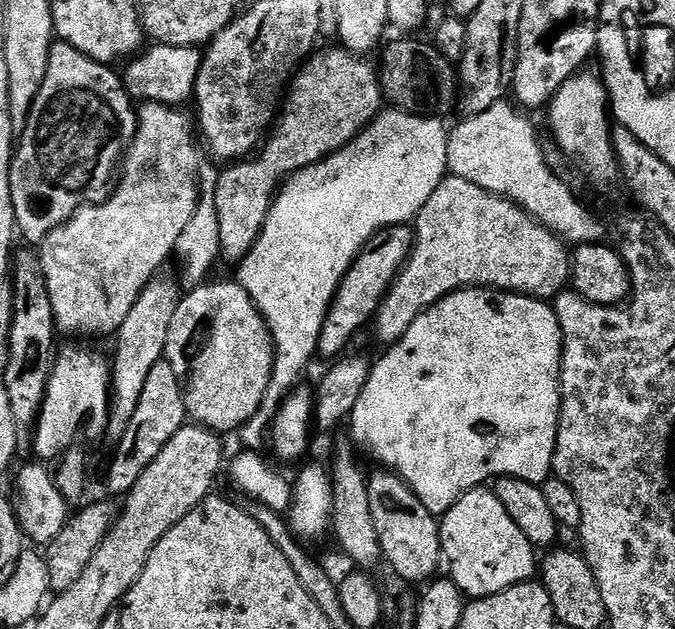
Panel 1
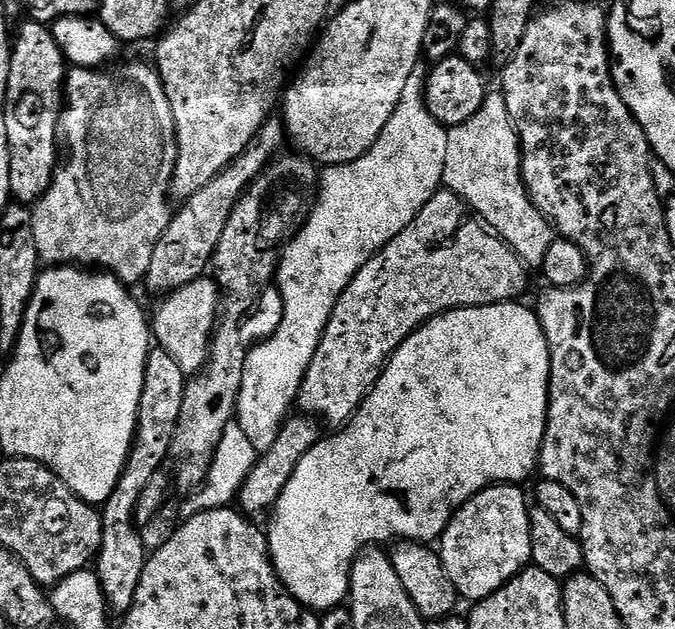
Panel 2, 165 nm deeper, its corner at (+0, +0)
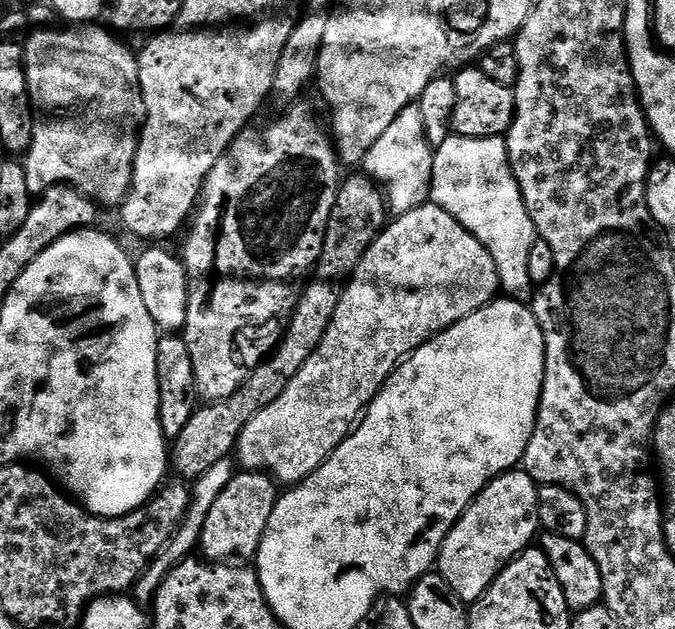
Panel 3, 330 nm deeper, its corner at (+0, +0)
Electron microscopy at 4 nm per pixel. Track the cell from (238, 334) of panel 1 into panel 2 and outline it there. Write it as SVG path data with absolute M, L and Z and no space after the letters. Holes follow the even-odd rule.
M201 278L167 293L164 305L156 312L156 320L151 321L155 343L178 366L182 366L185 377L191 378L207 365L212 346L212 338L218 327L218 309L222 304L222 293L212 278ZM217 320L217 321L216 321Z

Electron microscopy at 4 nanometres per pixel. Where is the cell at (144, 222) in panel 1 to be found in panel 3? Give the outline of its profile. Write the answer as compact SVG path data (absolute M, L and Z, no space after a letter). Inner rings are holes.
M52 26L41 27L25 39L24 81L28 83L28 100L32 103L33 125L32 141L22 163L26 170L26 182L30 186L33 197L38 198L46 190L59 184L66 184L69 188L75 188L83 196L87 196L89 200L96 201L97 205L104 207L105 204L106 207L116 210L132 190L134 158L138 150L139 134L144 118L144 103L140 97L140 83L138 82L140 62L137 53L123 39L117 38L111 31L105 30L103 32L102 29L96 27L100 26L72 26L67 29L69 32L55 32L56 28Z

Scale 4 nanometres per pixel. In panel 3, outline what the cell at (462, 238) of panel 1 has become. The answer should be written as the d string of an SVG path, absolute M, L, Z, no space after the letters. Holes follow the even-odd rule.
M431 202L418 206L401 216L396 216L366 250L366 254L360 259L356 271L351 273L348 282L348 288L346 284L340 293L338 310L330 322L330 330L326 330L326 338L322 338L322 342L310 358L310 362L306 362L306 366L302 366L302 370L298 370L298 378L294 378L294 382L290 382L290 386L286 386L286 390L282 394L282 398L278 398L278 402L270 402L270 406L266 406L266 410L254 414L254 418L250 418L250 422L246 422L246 430L242 430L234 453L241 469L249 472L266 472L280 486L295 486L303 482L307 476L317 472L328 461L332 451L352 433L353 428L361 419L362 413L372 403L372 399L380 393L380 387L391 378L392 372L400 365L401 360L417 352L427 340L434 339L438 333L445 332L450 326L462 322L470 314L485 308L487 304L497 299L498 293L501 291L498 266L494 266L494 258L490 254L490 250L486 250L486 246L482 246L482 242L478 242L478 238L474 238L474 234L470 234L470 230L463 228L453 216L446 214L446 210L442 210Z

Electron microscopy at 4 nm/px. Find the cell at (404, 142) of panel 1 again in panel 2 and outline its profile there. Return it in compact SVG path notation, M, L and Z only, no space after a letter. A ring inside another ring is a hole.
M420 74L408 79L394 114L390 114L390 122L386 122L378 142L374 142L374 146L370 146L362 158L349 164L333 164L319 173L316 203L308 213L308 221L282 249L278 284L280 280L280 300L284 303L284 313L272 336L254 345L248 353L243 353L242 386L236 399L234 417L243 433L250 438L254 450L260 454L274 446L280 427L289 419L291 412L288 411L297 403L306 370L310 370L310 362L314 362L314 354L322 342L334 306L346 286L350 286L358 270L362 270L362 266L366 266L366 262L370 262L370 258L379 254L391 240L398 238L398 234L402 234L402 230L406 230L406 226L418 218L422 206L426 206L426 202L441 191L448 129L437 122L434 114L430 114L428 104L424 101L424 82L425 77Z

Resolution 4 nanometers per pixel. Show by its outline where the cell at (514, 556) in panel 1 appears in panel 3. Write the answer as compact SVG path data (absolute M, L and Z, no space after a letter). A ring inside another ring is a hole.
M513 470L489 482L473 500L472 505L462 513L460 520L452 527L440 548L438 561L439 576L450 582L450 590L454 590L454 594L458 594L460 600L474 602L478 599L495 582L498 573L537 539L540 528L539 497L536 481L531 480L523 470Z

